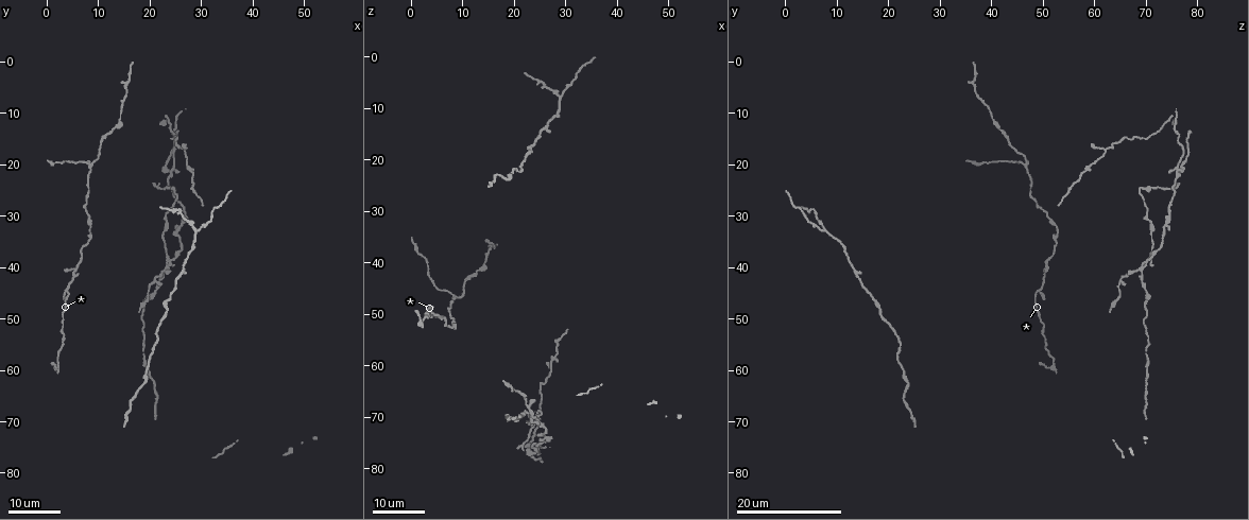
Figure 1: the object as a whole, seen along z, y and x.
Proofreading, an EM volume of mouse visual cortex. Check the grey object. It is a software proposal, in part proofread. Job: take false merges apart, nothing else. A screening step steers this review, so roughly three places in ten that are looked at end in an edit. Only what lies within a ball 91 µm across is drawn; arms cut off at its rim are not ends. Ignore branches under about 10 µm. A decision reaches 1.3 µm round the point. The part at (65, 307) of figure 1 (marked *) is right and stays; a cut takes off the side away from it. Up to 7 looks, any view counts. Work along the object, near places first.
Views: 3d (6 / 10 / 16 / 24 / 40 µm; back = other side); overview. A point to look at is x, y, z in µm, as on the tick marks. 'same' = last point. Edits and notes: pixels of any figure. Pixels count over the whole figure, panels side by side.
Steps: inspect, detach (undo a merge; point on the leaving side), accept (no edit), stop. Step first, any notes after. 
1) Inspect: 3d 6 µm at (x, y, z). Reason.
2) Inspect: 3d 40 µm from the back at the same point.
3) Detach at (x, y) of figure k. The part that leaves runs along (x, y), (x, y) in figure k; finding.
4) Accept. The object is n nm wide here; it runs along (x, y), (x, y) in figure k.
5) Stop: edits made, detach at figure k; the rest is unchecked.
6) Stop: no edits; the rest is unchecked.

Inspect: 3d 16 µm at (5.5, 40.5, 50.0). Side arm on a straight run.

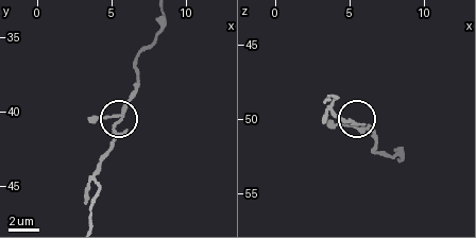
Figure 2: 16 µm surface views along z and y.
Inspect: 3d 10 µm at (5.6, 40.6, 50.8). Closer look.

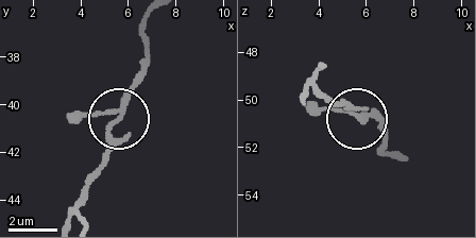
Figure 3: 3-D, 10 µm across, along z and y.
Inspect: 3d 10 µm from the back at (5.6, 40.5, 50.5).

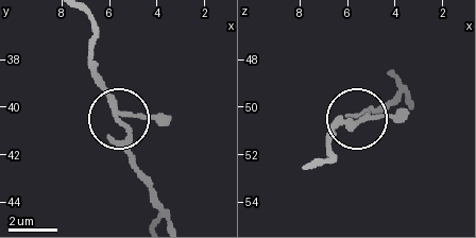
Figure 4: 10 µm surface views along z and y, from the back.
Accept. 3 arms meet here; it runs along (153, 218), (149, 182), (113, 96), (92, 73) in figure 4; continuous, no second neuron.

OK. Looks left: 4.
Inspect: 3d 16 µm at (4.5, 45.5, 48.0). Sudden change in width.

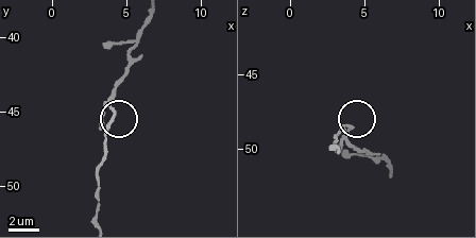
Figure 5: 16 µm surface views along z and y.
Inspect: 3d 10 µm at (4.2, 45.4, 48.6).

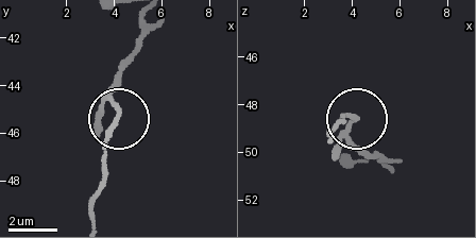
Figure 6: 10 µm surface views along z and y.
Accept. It runs along (101, 172), (119, 114), (113, 91), (117, 72) in figure 6; all the same neuron.

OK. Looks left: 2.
Inspect: 3d 16 µm at (8.0, 20.0, 46.5). Three arms meet.

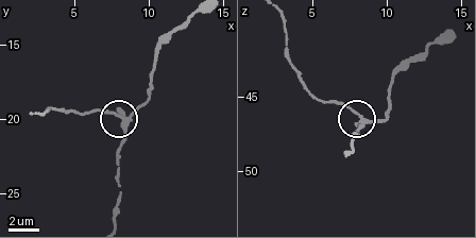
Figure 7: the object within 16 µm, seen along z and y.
Inspect: 3d 10 µm at (8.4, 20.0, 46.6).

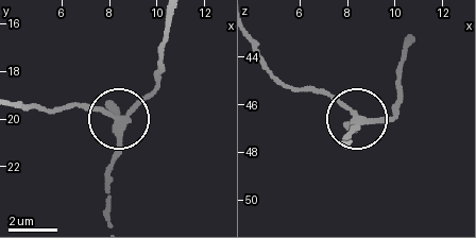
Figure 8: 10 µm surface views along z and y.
Accept. The side arm is 16 µm long; it runs along (349, 141), (355, 121), (313, 87) in figure 8; one neuron here.

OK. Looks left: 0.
Stop: no edits; the rest is unchecked.

